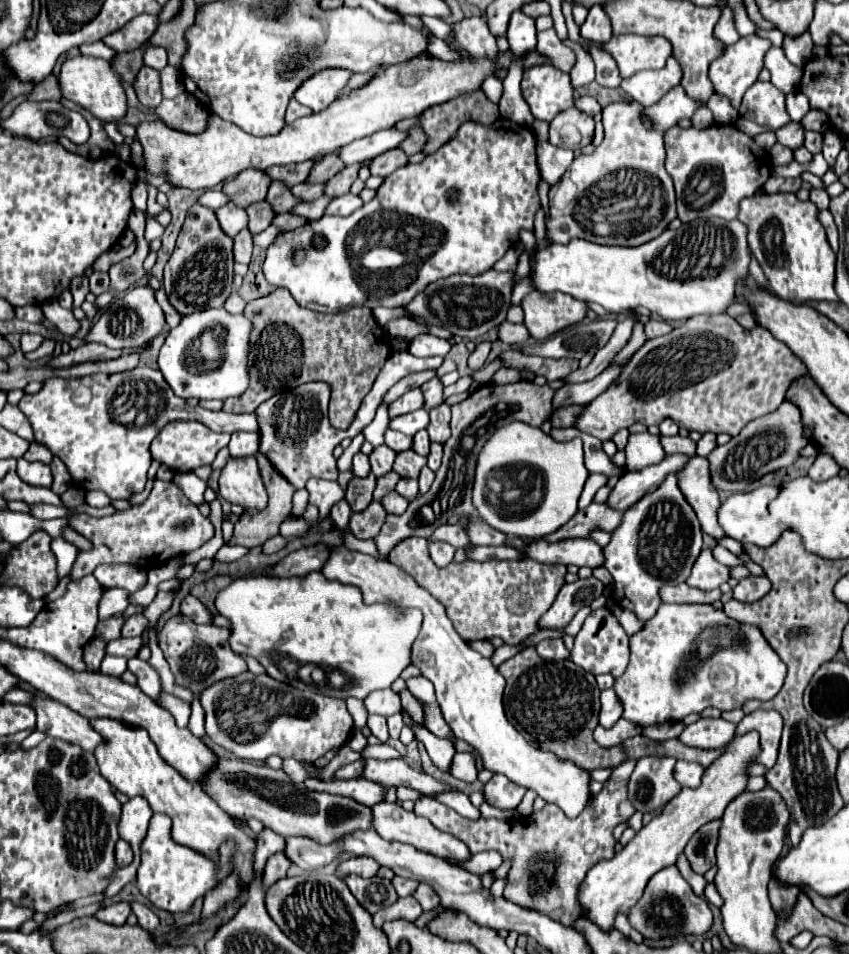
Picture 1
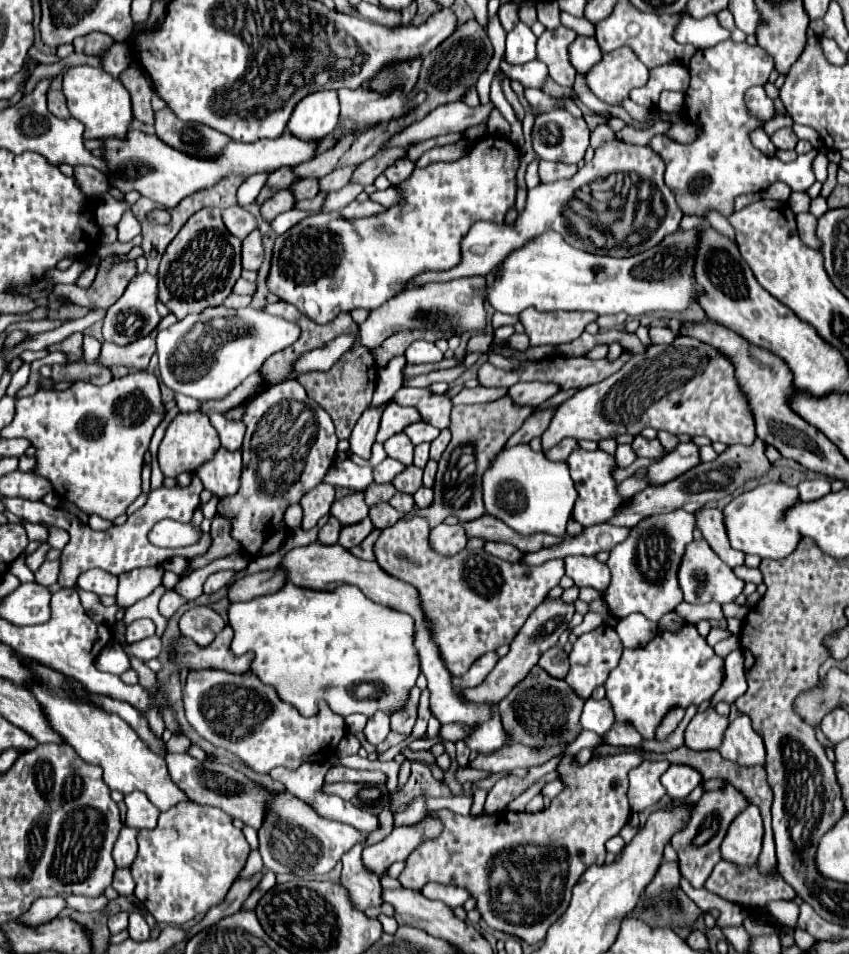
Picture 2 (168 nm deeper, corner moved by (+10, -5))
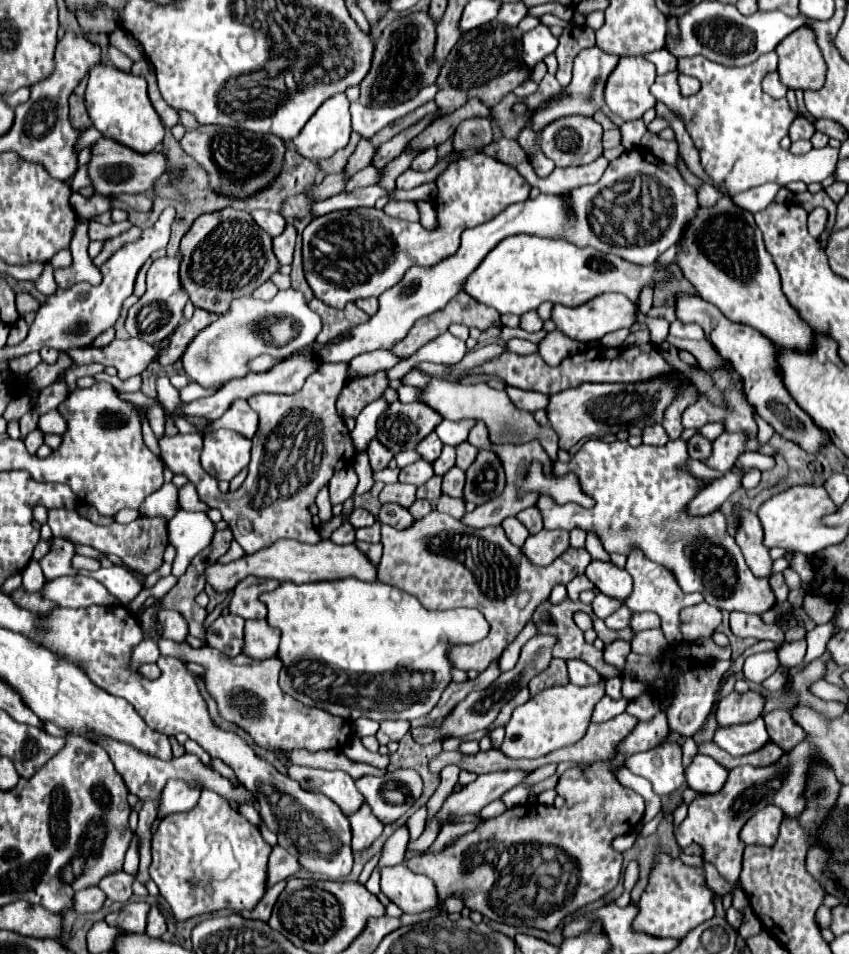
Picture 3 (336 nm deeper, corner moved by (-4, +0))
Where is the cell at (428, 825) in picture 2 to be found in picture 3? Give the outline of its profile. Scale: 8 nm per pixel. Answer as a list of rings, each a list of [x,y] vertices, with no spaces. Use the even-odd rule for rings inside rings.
[[[520,769],[480,775],[474,783],[470,783],[464,789],[450,795],[446,799],[442,811],[438,813],[438,817],[442,819],[442,823],[446,823],[450,813],[454,813],[458,817],[460,815],[474,815],[490,801],[500,799],[508,789],[520,785],[526,777],[528,777],[528,771],[520,771]]]

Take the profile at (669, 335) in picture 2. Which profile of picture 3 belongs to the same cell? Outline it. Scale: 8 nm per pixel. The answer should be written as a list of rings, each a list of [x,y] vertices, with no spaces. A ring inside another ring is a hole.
[[[674,321],[670,325],[670,335],[680,337],[680,339],[704,339],[706,337],[700,325],[696,325],[696,323],[686,325],[686,323],[680,323],[680,321]]]

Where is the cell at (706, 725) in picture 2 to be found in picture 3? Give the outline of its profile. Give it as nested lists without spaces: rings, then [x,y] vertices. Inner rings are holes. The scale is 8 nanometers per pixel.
[[[732,691],[718,703],[718,725],[728,727],[736,723],[750,723],[762,715],[766,697],[758,691],[736,693]]]

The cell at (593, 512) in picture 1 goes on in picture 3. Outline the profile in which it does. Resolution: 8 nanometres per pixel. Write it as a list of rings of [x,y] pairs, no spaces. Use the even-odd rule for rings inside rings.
[[[528,507],[528,509],[520,511],[516,517],[532,535],[536,535],[538,531],[544,529],[544,527],[542,527],[542,521],[540,521],[540,511],[538,511],[536,507]]]

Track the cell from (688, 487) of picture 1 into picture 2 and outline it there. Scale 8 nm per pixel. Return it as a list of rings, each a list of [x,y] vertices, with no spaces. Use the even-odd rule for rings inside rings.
[[[700,508],[696,514],[696,530],[702,532],[704,540],[710,544],[710,548],[718,554],[722,562],[726,562],[730,568],[744,564],[744,554],[734,550],[726,538],[726,528],[722,526],[722,512],[714,508]]]

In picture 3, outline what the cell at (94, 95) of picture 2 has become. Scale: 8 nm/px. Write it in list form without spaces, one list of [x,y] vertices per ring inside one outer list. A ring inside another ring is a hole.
[[[110,63],[96,65],[94,69],[90,69],[90,77],[88,77],[86,109],[88,109],[90,121],[102,133],[102,137],[114,139],[142,155],[150,153],[162,145],[166,129],[148,99],[144,77],[124,73]]]

